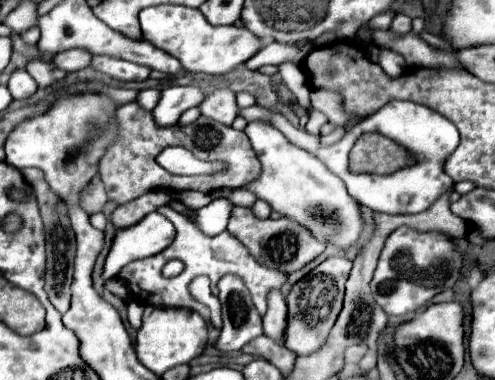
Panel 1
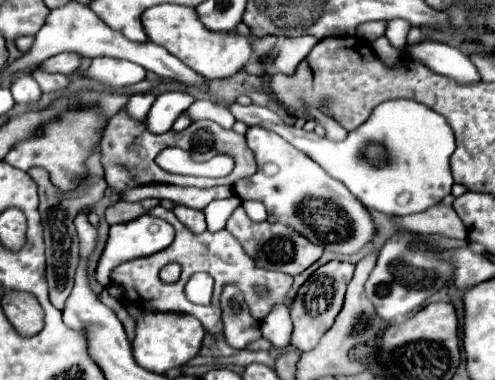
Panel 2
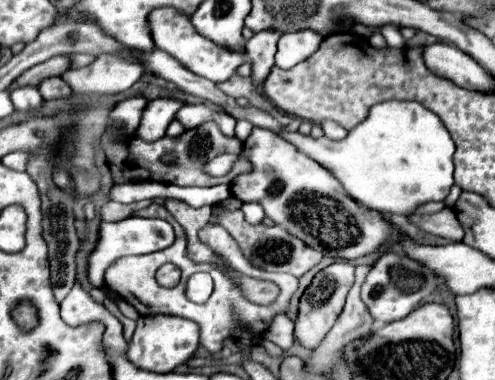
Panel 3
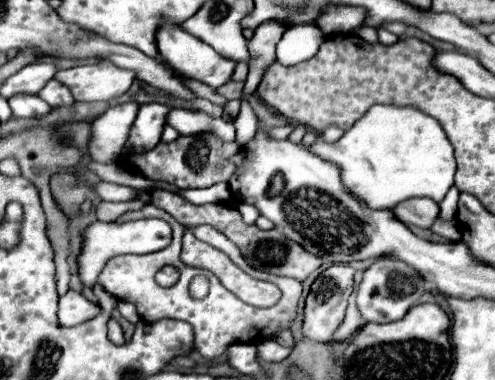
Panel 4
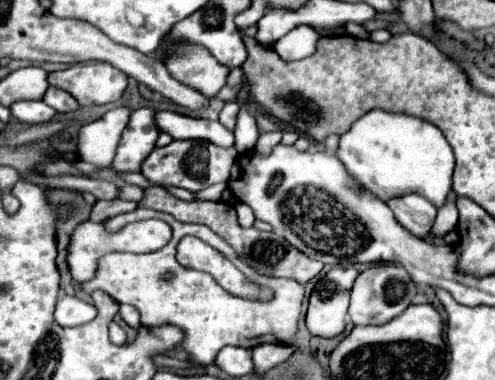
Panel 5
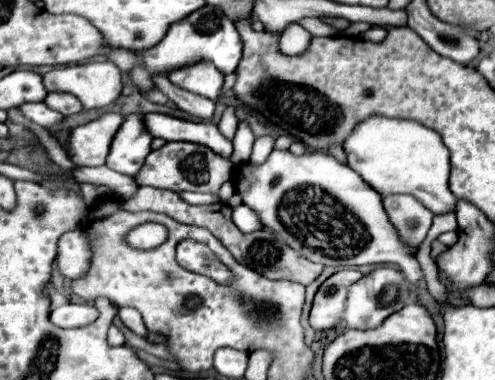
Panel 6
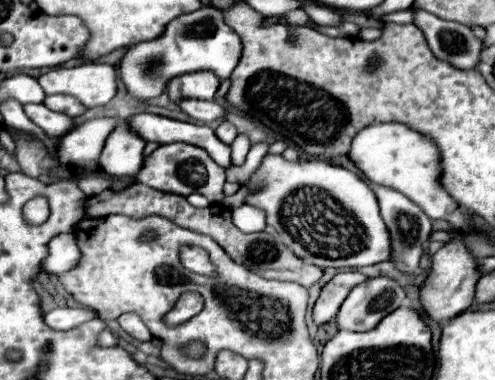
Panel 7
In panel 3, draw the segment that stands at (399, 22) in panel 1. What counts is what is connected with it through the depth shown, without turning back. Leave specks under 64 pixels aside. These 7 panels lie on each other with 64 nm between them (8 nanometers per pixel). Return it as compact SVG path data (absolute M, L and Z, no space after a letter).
M388 24L388 26L380 28L380 34L384 36L384 40L386 40L386 44L388 44L390 48L400 48L400 46L406 44L406 40L404 40L404 38L400 36L400 32L398 32L398 26L394 26L394 24Z

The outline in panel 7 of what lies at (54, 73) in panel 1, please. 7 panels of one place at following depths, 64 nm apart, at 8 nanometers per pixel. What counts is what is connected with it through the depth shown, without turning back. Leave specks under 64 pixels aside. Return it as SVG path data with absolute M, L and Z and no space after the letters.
M56 94L56 96L46 96L44 104L54 110L54 112L62 112L62 114L76 114L82 116L86 112L86 108L72 96L64 96L64 94Z

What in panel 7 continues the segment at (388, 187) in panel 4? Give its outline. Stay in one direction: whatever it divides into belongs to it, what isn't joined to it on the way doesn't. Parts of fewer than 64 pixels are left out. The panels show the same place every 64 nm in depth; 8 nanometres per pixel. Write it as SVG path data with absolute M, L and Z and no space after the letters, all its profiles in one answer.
M384 122L384 124L372 124L356 134L352 140L350 158L358 170L362 170L372 182L390 186L404 196L408 196L414 204L418 204L430 220L444 220L454 230L460 232L468 220L464 220L464 210L454 204L454 200L444 192L440 186L440 154L438 148L420 136L418 132L410 130L404 124Z

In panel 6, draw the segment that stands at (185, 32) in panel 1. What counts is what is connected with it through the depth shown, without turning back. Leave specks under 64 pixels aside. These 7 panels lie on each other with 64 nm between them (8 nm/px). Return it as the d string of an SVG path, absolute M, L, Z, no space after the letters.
M198 62L194 66L180 68L180 70L172 72L172 76L168 76L168 78L172 80L172 84L178 84L180 88L206 96L210 100L218 98L222 84L224 84L224 76L210 62Z

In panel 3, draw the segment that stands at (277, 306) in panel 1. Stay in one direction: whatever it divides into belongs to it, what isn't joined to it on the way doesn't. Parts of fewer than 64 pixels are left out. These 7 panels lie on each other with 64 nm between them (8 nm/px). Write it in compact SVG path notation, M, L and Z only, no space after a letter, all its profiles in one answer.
M282 314L272 320L272 326L262 334L262 338L278 344L282 350L288 350L294 344L294 322Z

